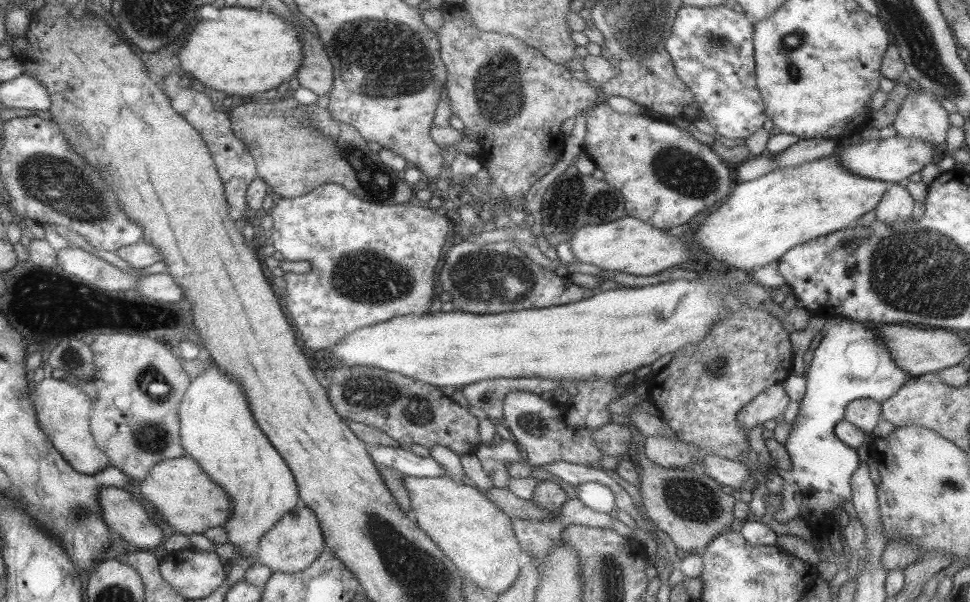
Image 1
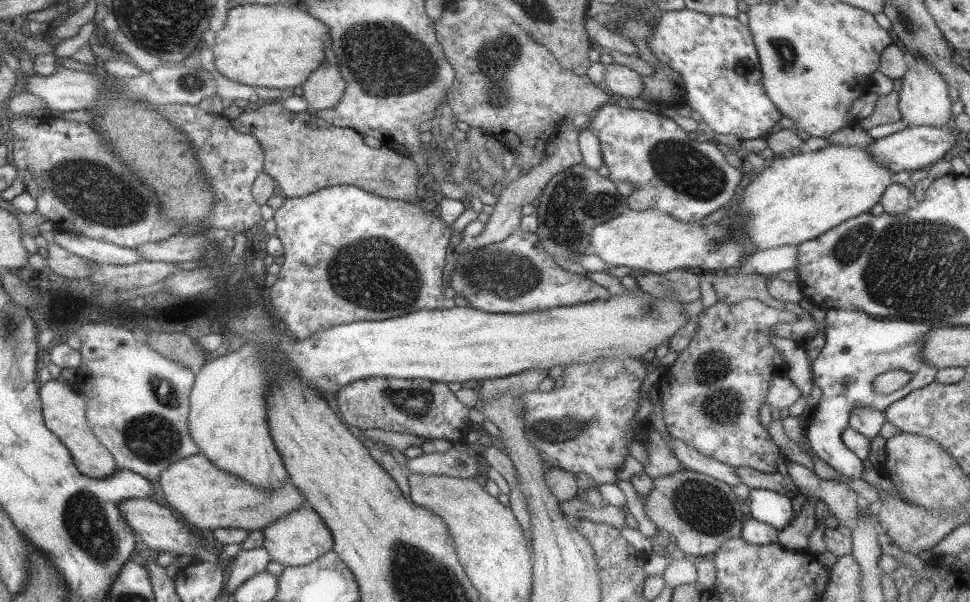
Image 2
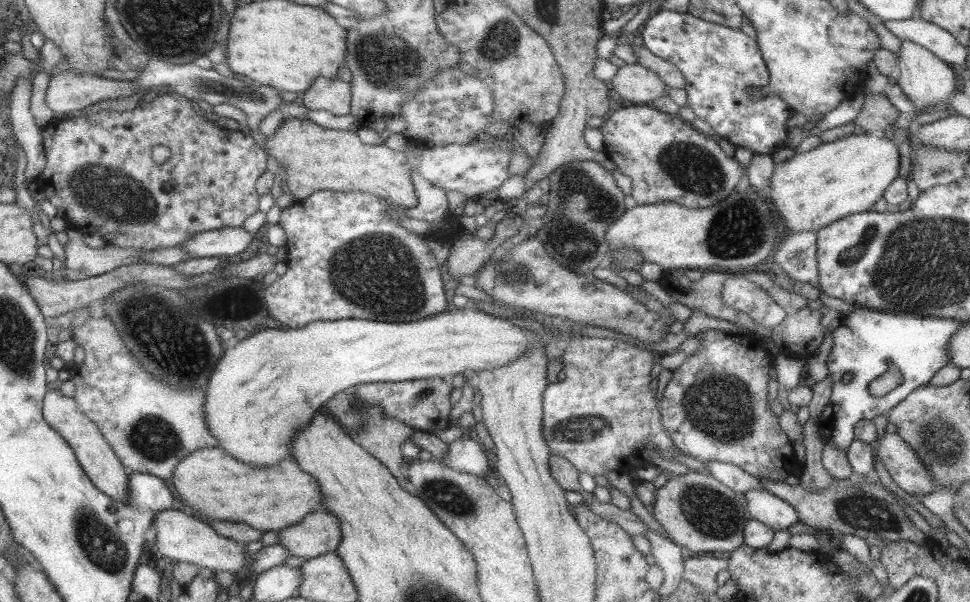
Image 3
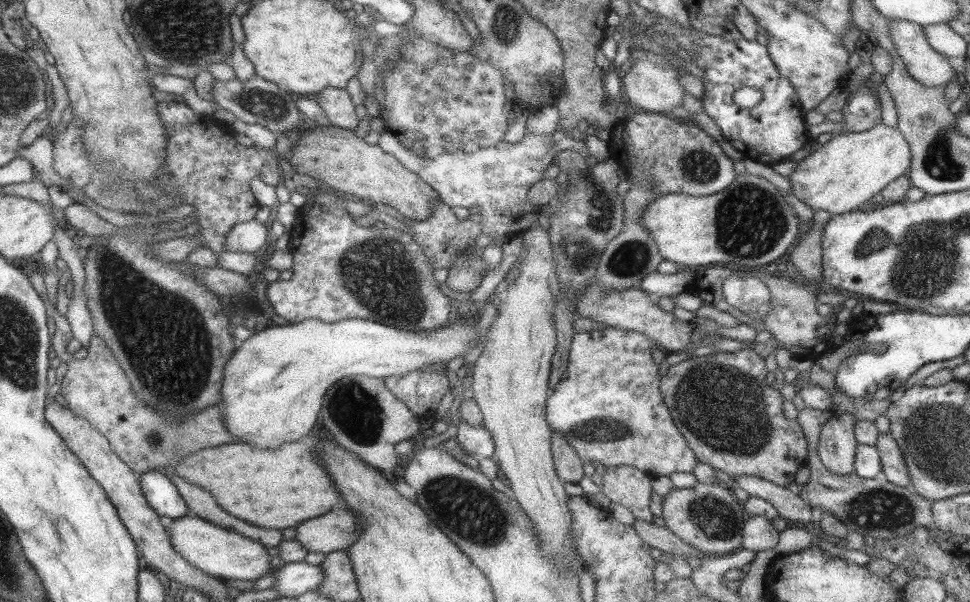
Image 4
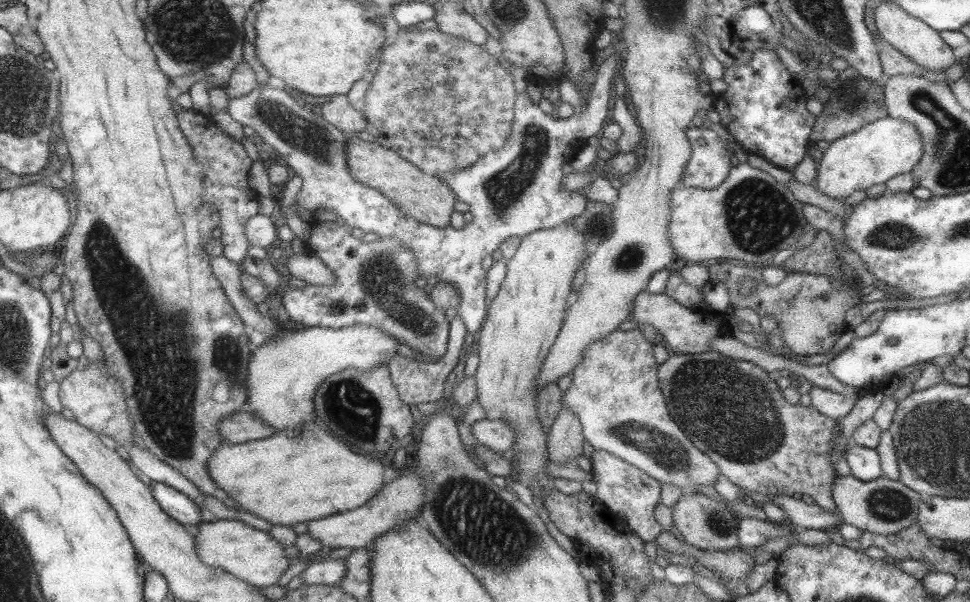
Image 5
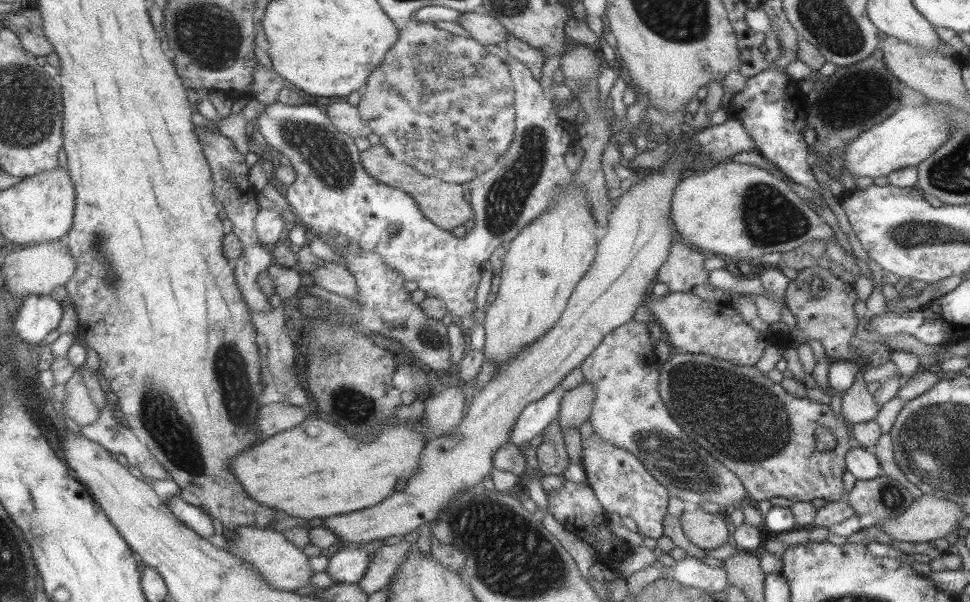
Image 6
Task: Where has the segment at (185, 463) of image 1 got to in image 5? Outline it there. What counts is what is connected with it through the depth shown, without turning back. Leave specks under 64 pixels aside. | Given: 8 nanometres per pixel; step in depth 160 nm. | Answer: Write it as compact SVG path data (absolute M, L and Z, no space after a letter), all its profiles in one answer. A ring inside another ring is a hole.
M313 420L264 439L237 444L223 442L206 458L206 472L210 480L239 505L239 509L243 508L245 512L251 512L271 525L291 527L299 522L307 523L359 508L383 486L383 465L371 460L368 454L351 452L345 444L333 438L333 434L321 428L323 426Z

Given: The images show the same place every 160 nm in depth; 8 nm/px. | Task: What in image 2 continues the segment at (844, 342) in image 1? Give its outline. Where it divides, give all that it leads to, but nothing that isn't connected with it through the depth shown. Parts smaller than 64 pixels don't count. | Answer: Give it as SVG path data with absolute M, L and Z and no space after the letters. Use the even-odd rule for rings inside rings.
M833 308L825 310L822 322L824 322L824 326L821 334L824 335L824 345L816 358L810 362L811 382L813 386L817 386L821 390L821 396L805 423L806 439L815 452L815 456L827 463L827 466L831 466L835 472L847 477L860 478L864 470L862 460L857 458L840 439L841 431L848 426L849 413L855 407L873 407L875 410L884 411L889 404L909 394L912 390L923 388L926 384L935 381L937 368L925 364L918 353L922 336L934 327L930 323L923 324L923 322L915 324L915 322L901 322L901 320L873 320L861 310ZM888 370L904 370L911 375L911 378L907 384L889 394L874 391L873 379ZM766 488L749 491L747 501L750 503L750 518L767 526L773 526L775 530L783 530L794 519L790 498L781 496Z

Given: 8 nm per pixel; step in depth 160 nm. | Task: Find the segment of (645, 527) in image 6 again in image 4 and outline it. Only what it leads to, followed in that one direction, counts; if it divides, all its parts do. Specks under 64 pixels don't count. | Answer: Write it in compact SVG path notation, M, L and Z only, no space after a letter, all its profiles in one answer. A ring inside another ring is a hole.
M631 465L605 466L601 493L611 502L620 504L633 514L634 519L653 524L649 509L651 476Z

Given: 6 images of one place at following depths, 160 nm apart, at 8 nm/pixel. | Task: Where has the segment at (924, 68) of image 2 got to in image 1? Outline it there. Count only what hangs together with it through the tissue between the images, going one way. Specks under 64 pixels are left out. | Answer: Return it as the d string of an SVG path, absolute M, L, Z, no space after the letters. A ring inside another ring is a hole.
M920 88L917 92L910 91L897 111L892 122L896 135L901 138L918 138L927 144L937 146L945 140L950 124L947 119L948 112L939 104L940 98L933 96Z

